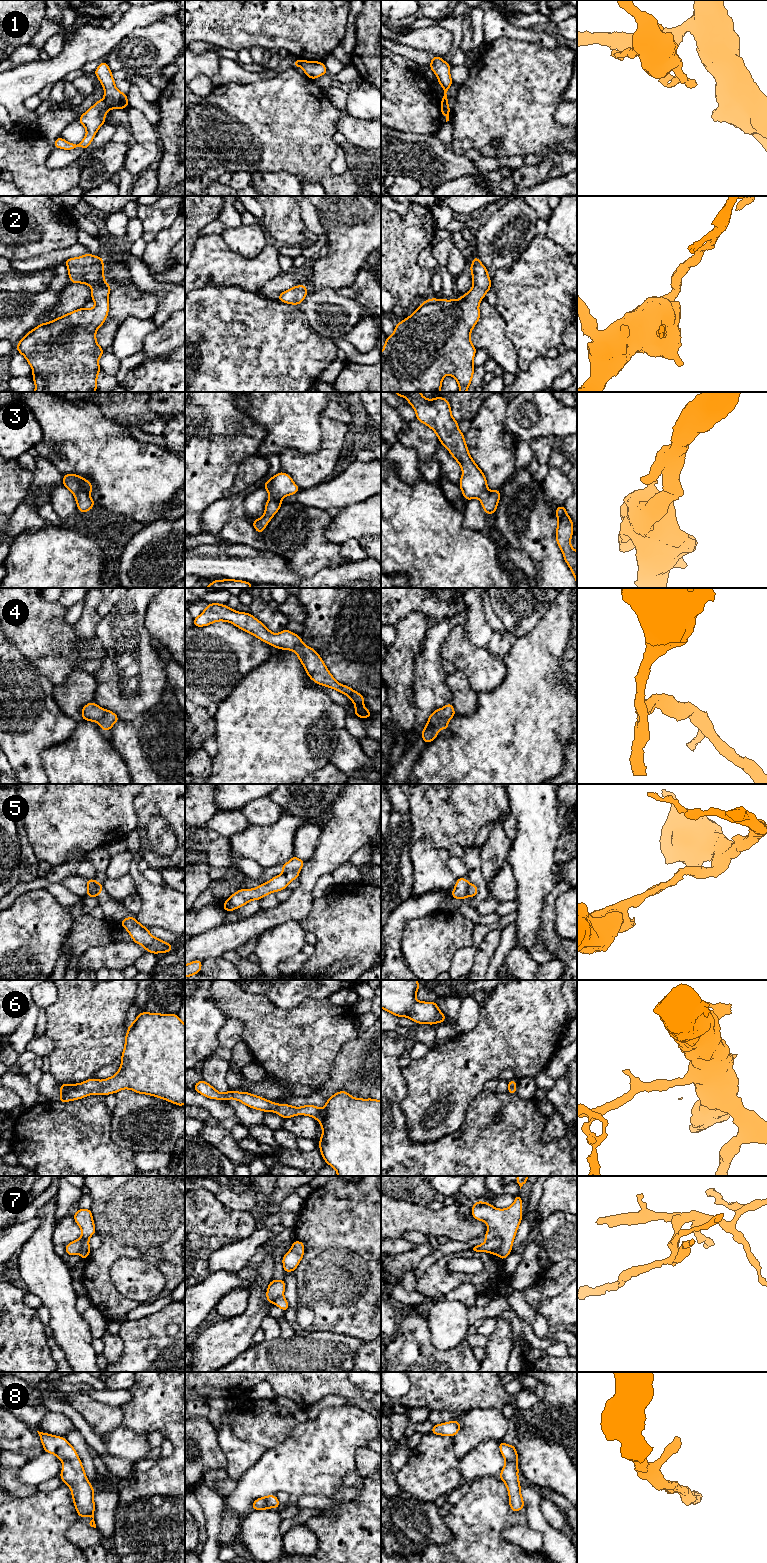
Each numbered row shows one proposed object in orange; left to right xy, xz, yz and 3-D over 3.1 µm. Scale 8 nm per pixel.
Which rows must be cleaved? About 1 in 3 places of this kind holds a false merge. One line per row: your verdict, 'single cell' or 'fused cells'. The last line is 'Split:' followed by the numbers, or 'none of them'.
1: fused cells
2: single cell
3: single cell
4: single cell
5: fused cells
6: single cell
7: fused cells
8: single cell
Split: 1, 5, 7

